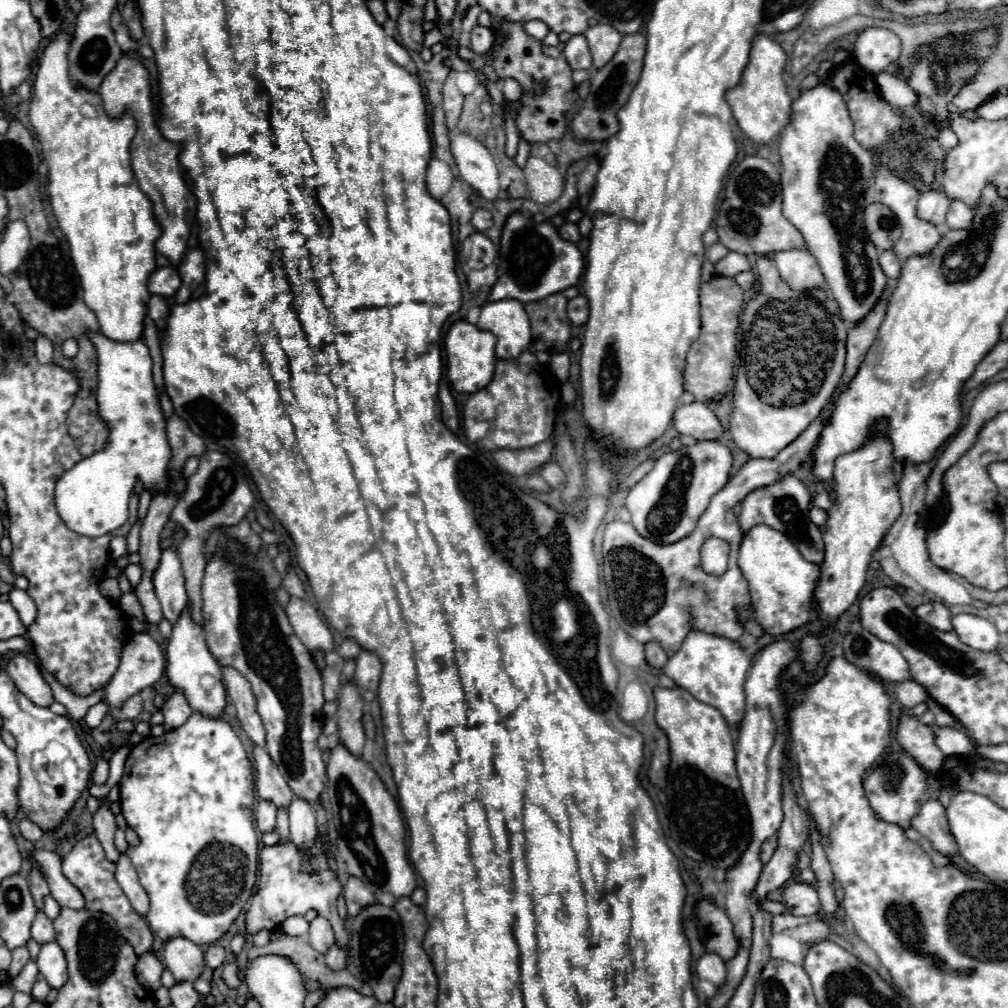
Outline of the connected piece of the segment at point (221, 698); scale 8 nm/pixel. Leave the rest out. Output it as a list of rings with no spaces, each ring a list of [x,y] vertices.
[[[188,604],[184,608],[184,612],[180,614],[178,622],[174,624],[172,636],[168,640],[168,648],[166,648],[166,676],[172,682],[172,686],[176,690],[182,690],[188,698],[188,704],[202,712],[204,716],[210,718],[218,718],[220,712],[224,710],[226,704],[226,690],[222,684],[222,670],[220,664],[216,662],[216,658],[210,654],[206,640],[204,640],[204,630],[202,624],[192,620],[192,606]]]

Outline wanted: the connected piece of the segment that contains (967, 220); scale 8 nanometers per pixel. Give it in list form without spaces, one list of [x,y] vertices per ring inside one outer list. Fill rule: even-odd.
[[[954,200],[950,204],[948,216],[946,216],[946,224],[952,230],[956,230],[956,228],[970,228],[970,224],[972,224],[972,210],[970,210],[970,206],[964,204],[962,200]]]

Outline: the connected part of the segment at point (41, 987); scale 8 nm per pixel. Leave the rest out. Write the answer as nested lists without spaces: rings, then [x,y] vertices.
[[[36,976],[36,982],[34,982],[34,990],[32,990],[32,996],[36,998],[36,1000],[46,1000],[46,996],[48,996],[48,992],[50,992],[50,986],[48,986],[48,982],[44,980],[44,976]]]

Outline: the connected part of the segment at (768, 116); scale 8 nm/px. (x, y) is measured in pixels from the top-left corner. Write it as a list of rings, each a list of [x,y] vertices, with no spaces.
[[[758,34],[752,42],[750,62],[742,74],[740,84],[726,92],[726,100],[732,106],[732,114],[740,130],[756,144],[772,144],[788,126],[788,120],[792,120],[792,100],[782,78],[786,60],[786,52],[778,42]]]

